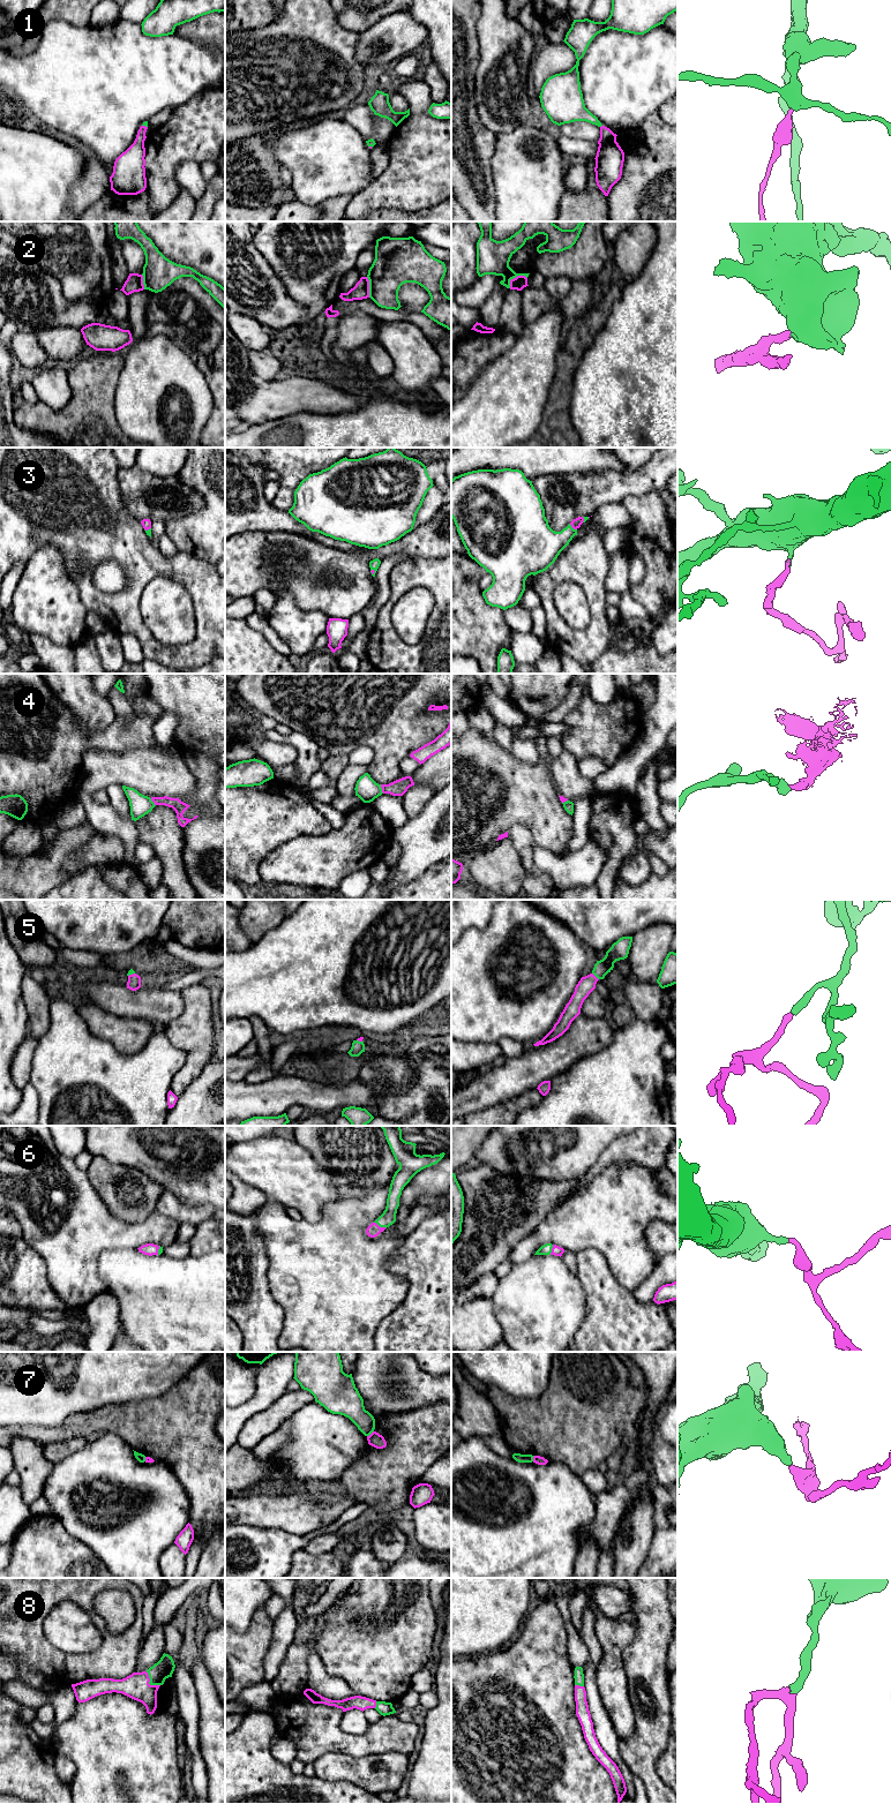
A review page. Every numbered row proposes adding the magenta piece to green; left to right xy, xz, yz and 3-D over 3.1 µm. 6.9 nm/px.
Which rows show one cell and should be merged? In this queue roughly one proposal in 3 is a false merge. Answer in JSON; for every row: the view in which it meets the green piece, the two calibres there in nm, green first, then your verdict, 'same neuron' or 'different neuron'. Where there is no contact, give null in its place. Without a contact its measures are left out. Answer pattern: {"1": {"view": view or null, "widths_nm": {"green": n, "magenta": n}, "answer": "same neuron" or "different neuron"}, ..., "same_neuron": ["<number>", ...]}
{"1": {"view": "xy", "widths_nm": {"green": 30, "magenta": 160}, "answer": "same neuron"}, "2": {"view": "yz", "widths_nm": {"green": 240, "magenta": 90}, "answer": "different neuron"}, "3": {"view": "yz", "widths_nm": {"green": 280, "magenta": 70}, "answer": "same neuron"}, "4": {"view": "xz", "widths_nm": {"green": 160, "magenta": 110}, "answer": "different neuron"}, "5": {"view": "yz", "widths_nm": {"green": 130, "magenta": 120}, "answer": "same neuron"}, "6": {"view": "xz", "widths_nm": {"green": 100, "magenta": 90}, "answer": "same neuron"}, "7": {"view": "xz", "widths_nm": {"green": 190, "magenta": 100}, "answer": "different neuron"}, "8": {"view": "xy", "widths_nm": {"green": 140, "magenta": 180}, "answer": "same neuron"}, "same_neuron": ["1", "3", "5", "6", "8"]}

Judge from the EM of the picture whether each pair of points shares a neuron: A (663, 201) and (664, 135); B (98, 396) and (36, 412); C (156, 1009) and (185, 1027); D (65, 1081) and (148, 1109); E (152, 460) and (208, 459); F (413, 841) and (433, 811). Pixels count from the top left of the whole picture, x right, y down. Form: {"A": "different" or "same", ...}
{"A": "same", "B": "same", "C": "different", "D": "same", "E": "different", "F": "same"}

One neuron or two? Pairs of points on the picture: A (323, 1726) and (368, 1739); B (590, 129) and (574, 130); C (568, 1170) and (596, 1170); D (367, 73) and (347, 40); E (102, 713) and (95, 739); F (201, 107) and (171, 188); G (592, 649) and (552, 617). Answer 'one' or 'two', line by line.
A: one
B: one
C: two
D: one
E: two
F: one
G: one

